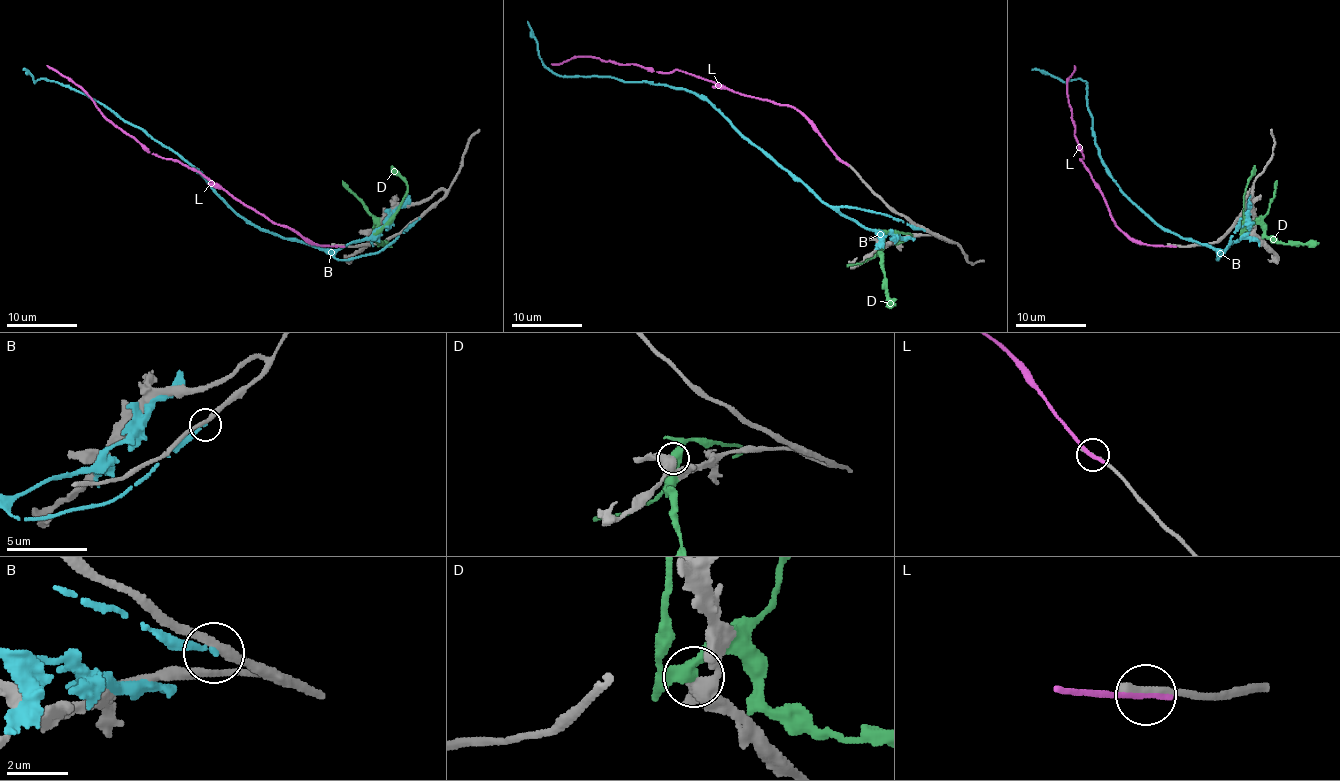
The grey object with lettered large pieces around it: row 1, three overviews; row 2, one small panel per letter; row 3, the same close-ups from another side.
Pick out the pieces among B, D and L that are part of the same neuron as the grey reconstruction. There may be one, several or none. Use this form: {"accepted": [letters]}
{"accepted": []}

